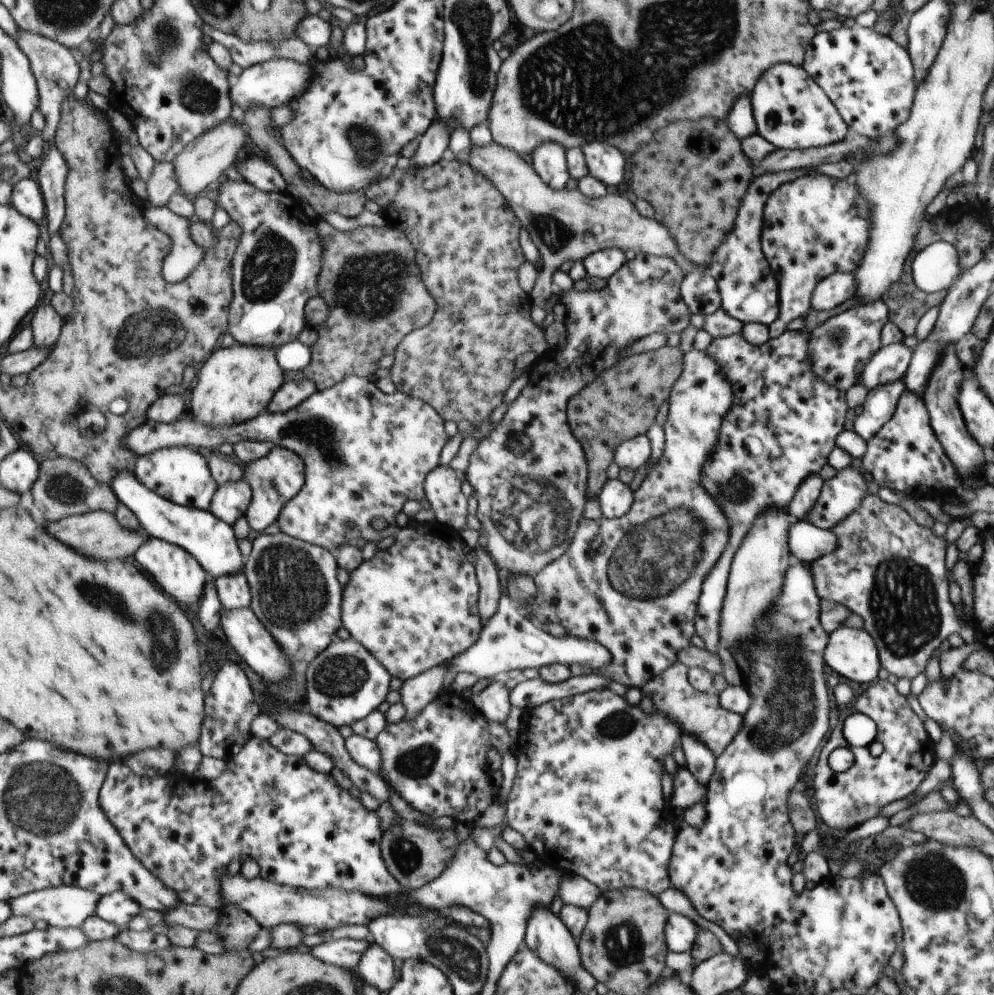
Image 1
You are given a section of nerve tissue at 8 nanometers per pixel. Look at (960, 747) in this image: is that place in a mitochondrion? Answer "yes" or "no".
no

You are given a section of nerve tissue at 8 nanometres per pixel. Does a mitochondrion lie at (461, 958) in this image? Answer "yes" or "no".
yes

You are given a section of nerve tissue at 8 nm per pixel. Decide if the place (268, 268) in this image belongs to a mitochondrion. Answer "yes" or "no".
yes

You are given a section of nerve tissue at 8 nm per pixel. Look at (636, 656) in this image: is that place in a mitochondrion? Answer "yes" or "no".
no

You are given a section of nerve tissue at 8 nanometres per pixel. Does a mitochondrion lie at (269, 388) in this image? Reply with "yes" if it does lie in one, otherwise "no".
no

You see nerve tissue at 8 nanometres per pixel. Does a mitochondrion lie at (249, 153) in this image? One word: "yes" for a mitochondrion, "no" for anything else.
no

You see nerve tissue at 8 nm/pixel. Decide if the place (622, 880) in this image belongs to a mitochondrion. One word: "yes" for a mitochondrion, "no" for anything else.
no

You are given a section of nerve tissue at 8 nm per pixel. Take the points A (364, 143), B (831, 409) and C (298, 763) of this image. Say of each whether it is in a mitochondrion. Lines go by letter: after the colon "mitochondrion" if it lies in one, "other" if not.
A: mitochondrion
B: other
C: other

